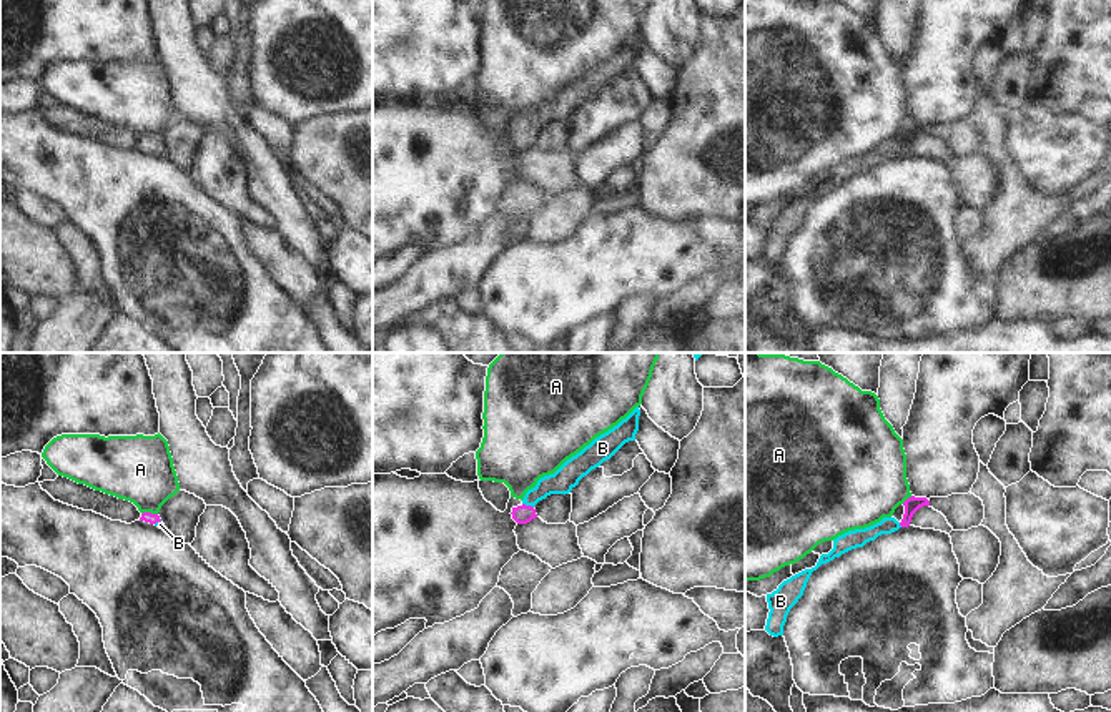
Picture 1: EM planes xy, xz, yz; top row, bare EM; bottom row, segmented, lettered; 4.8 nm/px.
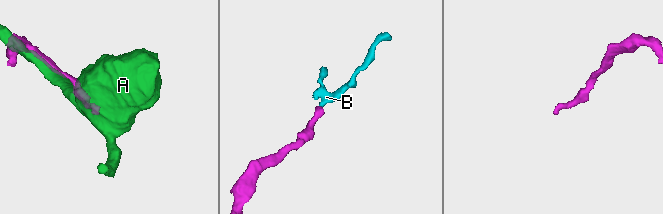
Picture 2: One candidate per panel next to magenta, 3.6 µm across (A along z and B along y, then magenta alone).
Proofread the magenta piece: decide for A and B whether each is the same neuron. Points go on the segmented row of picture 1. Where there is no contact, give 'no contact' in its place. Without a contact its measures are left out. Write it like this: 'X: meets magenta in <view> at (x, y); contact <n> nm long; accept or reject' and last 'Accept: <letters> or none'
A: meets magenta in xy at (148, 513); contact 80 nm long; reject
B: meets magenta in xz at (528, 506); contact 60 nm long; accept
Accept: B

